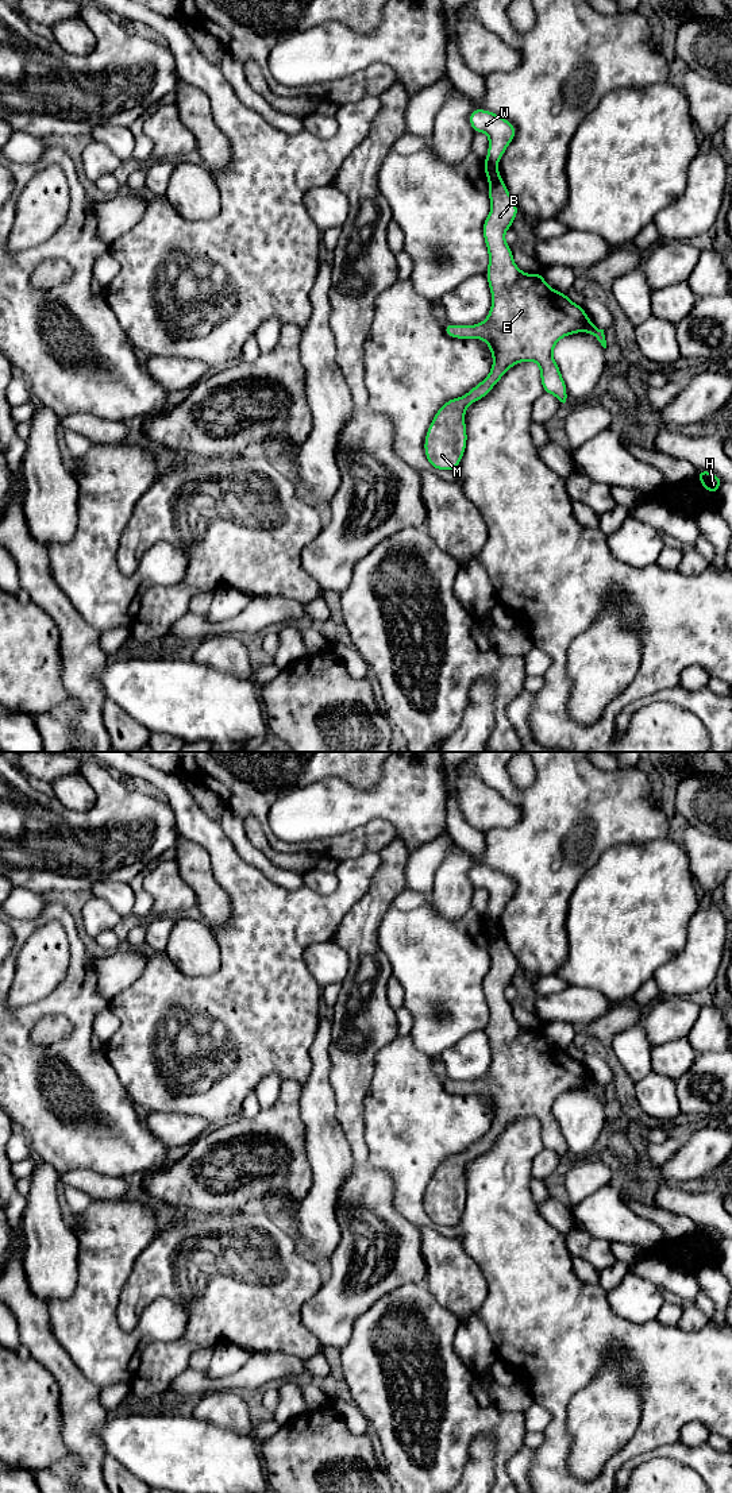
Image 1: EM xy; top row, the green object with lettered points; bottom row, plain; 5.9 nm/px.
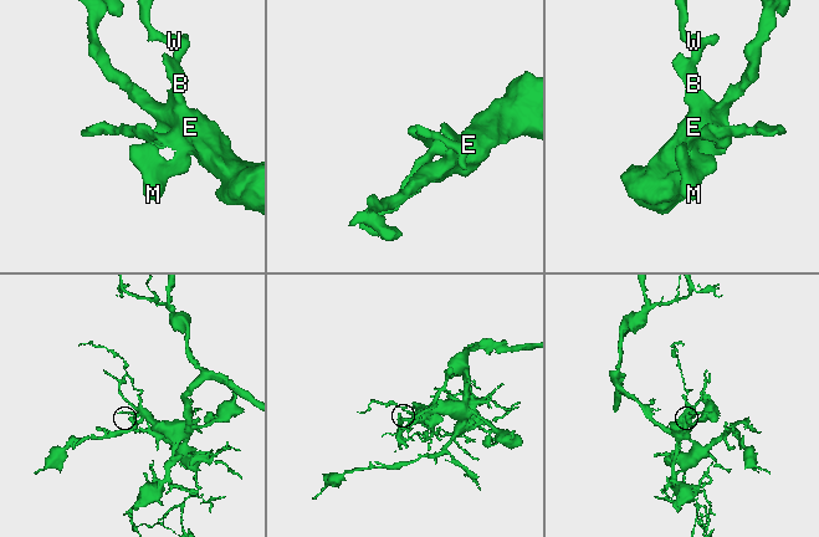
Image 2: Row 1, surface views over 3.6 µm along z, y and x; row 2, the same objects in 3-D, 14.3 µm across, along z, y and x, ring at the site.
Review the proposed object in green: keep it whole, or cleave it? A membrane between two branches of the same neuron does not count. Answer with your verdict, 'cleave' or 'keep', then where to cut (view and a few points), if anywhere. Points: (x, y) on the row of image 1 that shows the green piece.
cleave; cut xy (485, 159), (496, 168)

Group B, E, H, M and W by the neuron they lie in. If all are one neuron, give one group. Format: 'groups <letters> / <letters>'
groups B E H M / W

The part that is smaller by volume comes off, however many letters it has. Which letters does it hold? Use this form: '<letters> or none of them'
W

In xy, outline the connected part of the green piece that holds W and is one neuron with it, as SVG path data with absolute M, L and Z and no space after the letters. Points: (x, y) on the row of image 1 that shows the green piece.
M478 108L470 112L469 121L474 132L489 135L489 148L485 161L497 167L508 144L516 136L516 127L502 116Z

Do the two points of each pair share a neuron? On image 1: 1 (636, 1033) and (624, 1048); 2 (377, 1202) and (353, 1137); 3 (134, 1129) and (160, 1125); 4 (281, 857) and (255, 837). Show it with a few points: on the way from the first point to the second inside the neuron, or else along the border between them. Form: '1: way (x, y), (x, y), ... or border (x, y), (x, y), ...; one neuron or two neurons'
1: way (635, 1037), (628, 1044); one neuron
2: border (357, 1161), (365, 1162); two neurons
3: border (147, 1111), (147, 1127), (169, 1148); two neurons
4: way (274, 856), (262, 844); one neuron

